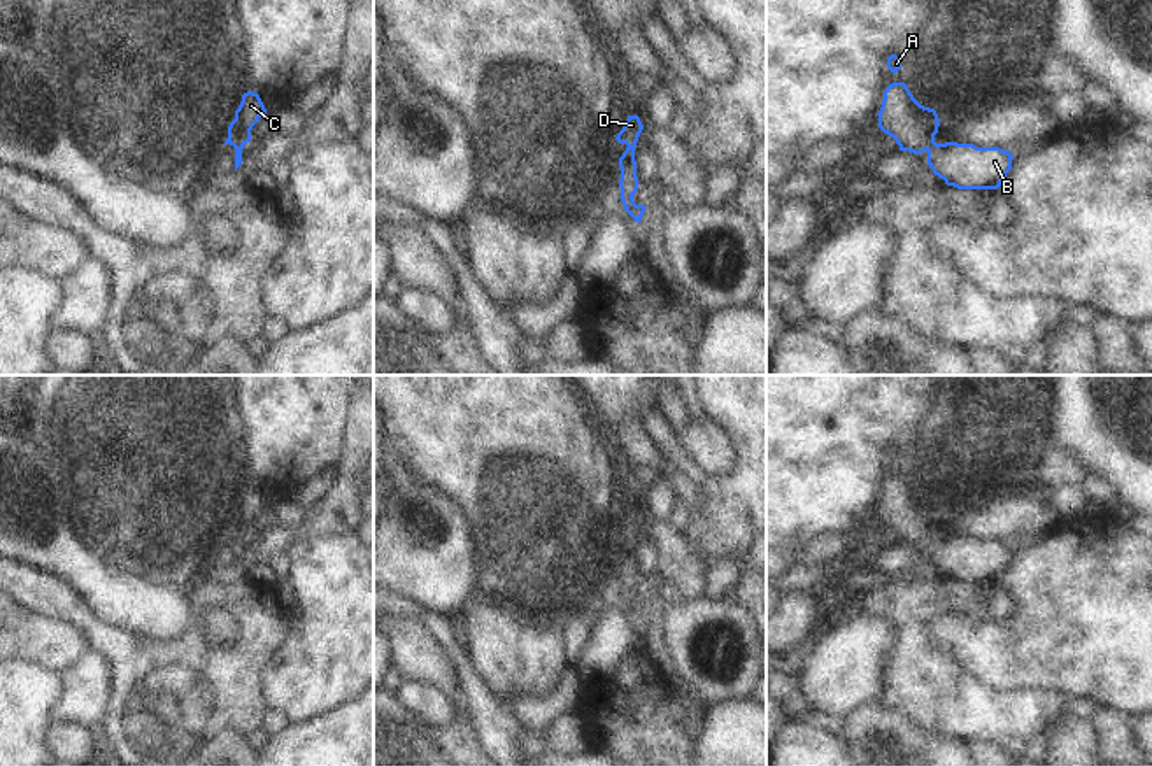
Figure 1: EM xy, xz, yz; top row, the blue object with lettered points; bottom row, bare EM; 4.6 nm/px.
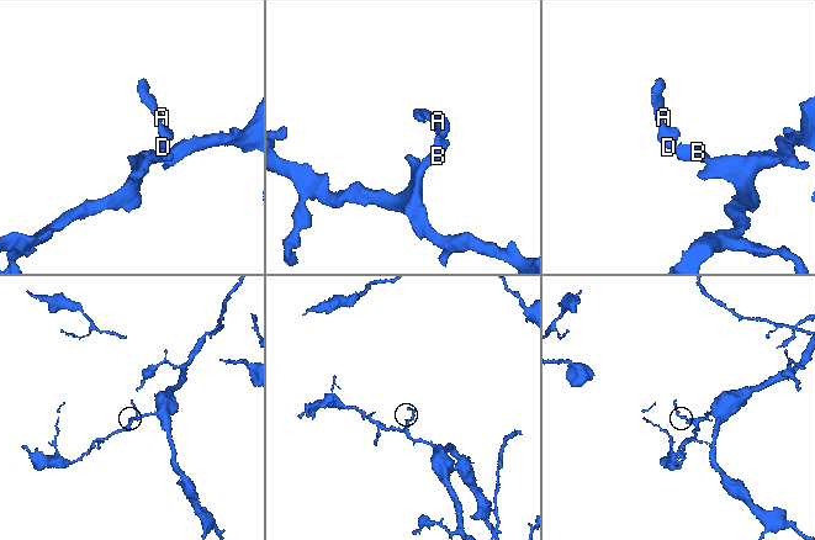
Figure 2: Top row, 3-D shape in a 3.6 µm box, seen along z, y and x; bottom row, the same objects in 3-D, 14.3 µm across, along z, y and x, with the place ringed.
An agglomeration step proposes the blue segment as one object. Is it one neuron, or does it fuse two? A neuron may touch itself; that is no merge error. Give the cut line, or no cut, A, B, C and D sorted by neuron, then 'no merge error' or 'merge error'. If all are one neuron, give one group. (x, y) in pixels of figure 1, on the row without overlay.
no cut; A B C D; no merge error

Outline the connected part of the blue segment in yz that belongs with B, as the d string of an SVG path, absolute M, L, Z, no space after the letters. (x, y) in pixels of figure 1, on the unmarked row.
M905 475L884 484L878 521L892 529L900 543L928 545L928 557L947 578L957 582L998 582L1012 563L1013 549L999 540L973 536L936 536L940 512L935 501L921 498Z

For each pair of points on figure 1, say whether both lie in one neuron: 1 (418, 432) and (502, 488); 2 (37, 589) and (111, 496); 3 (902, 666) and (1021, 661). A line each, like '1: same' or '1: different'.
1: same
2: different
3: different

